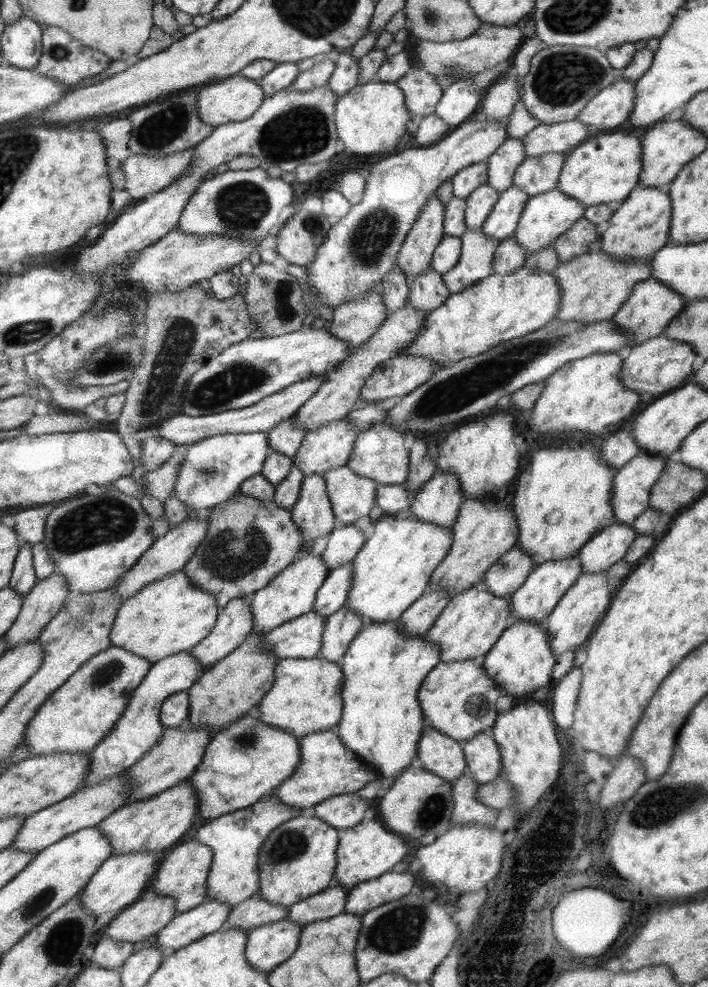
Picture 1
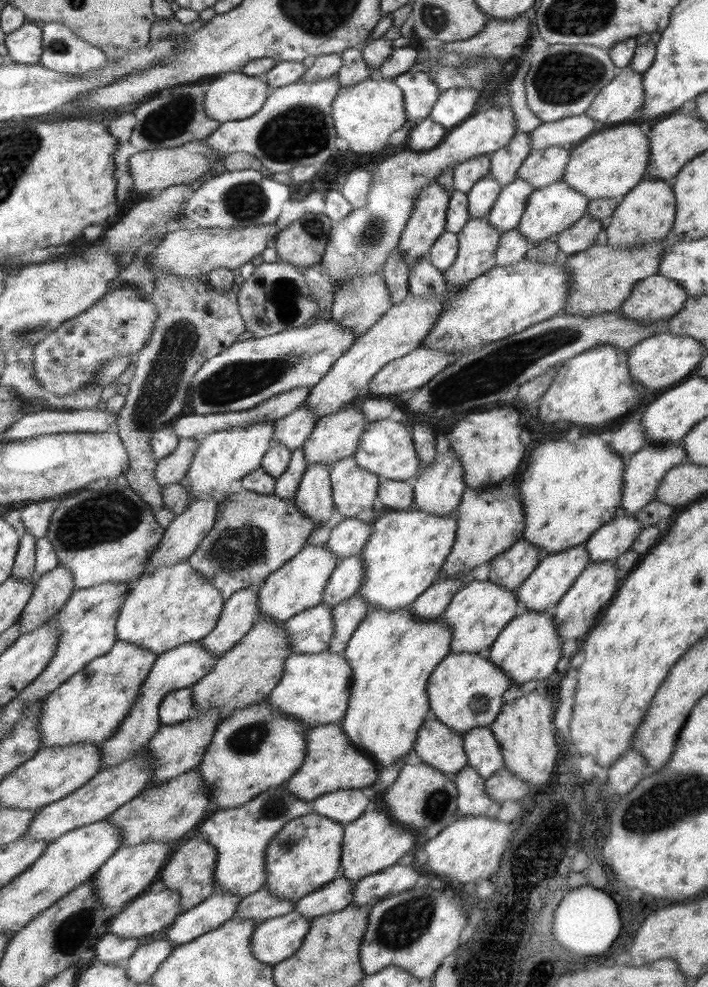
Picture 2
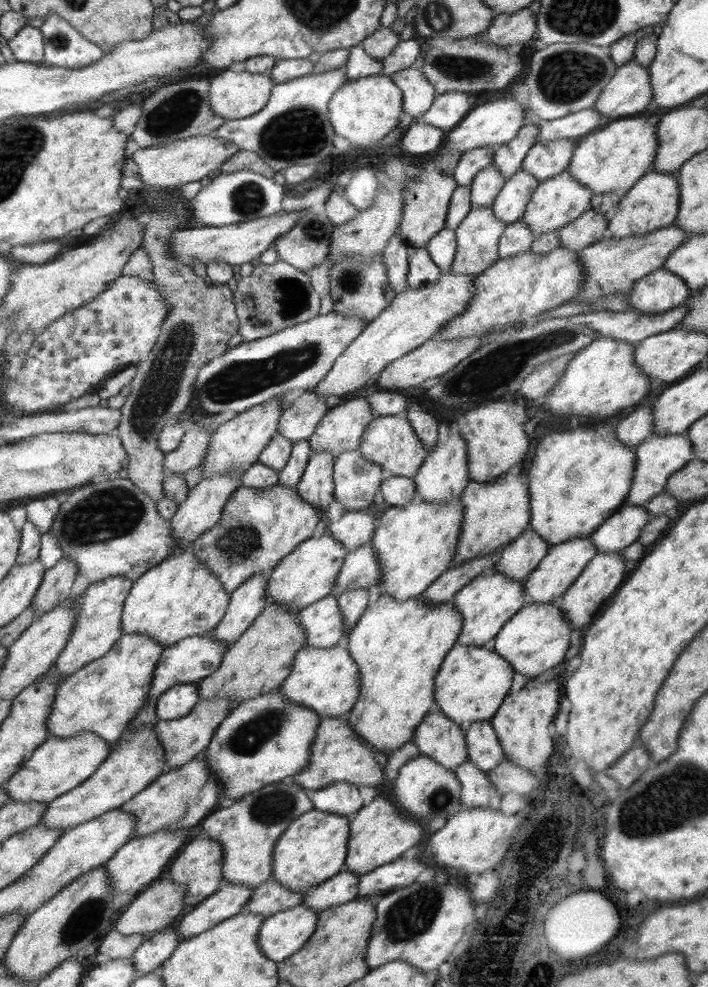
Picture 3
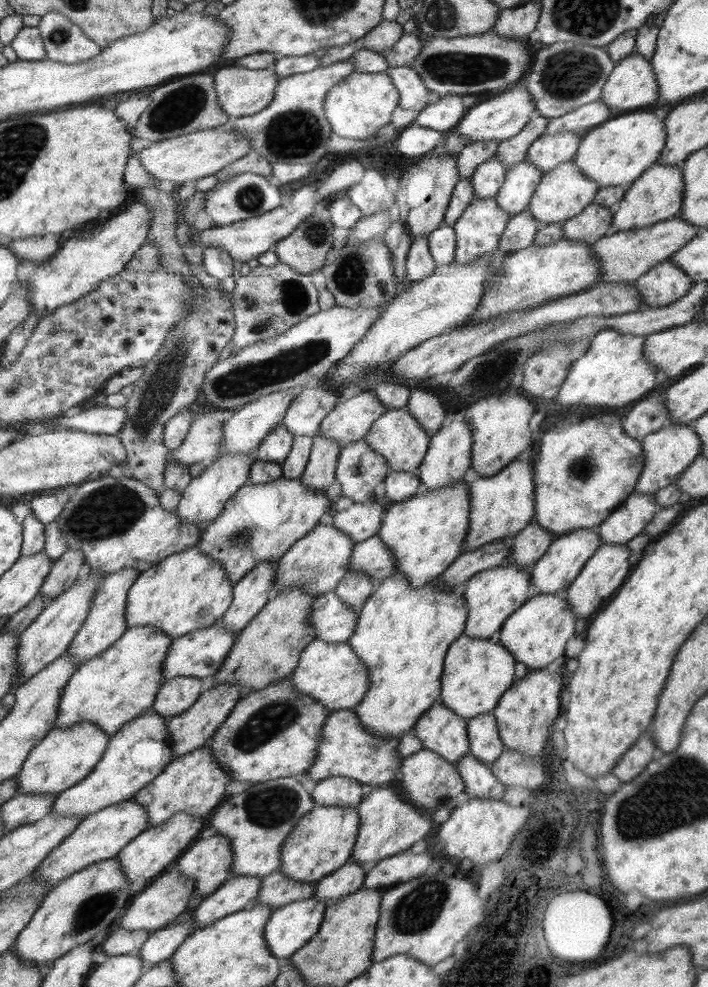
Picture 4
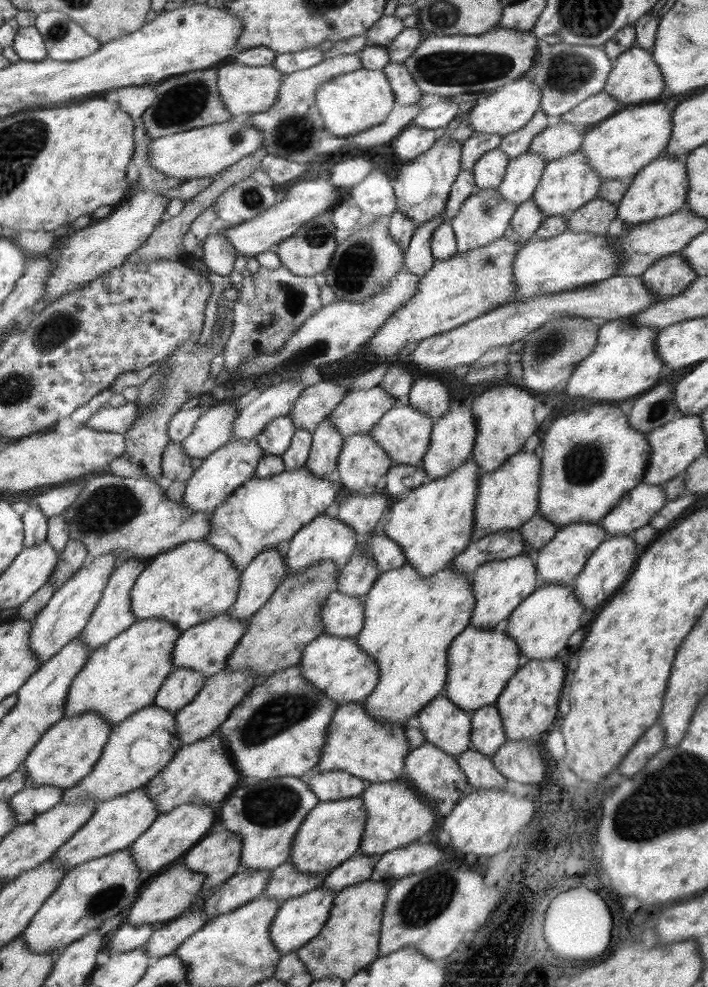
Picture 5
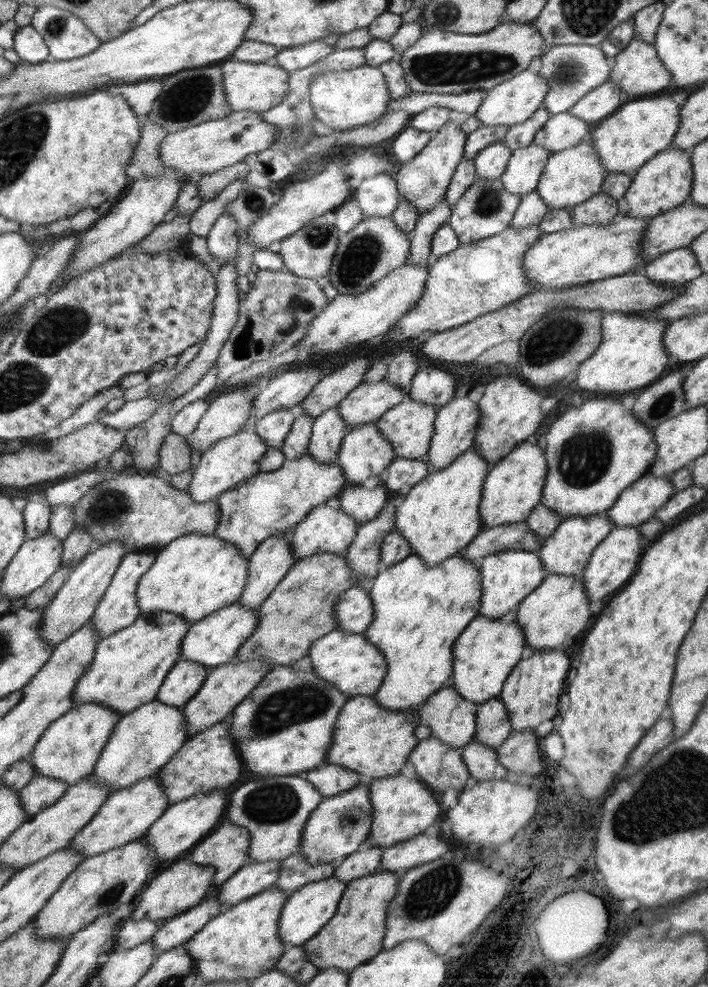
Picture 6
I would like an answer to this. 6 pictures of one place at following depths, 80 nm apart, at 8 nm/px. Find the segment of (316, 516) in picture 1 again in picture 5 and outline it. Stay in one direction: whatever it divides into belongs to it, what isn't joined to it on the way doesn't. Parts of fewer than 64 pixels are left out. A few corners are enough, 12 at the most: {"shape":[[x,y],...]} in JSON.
{"shape":[[329,421],[318,423],[305,467],[329,477],[345,438]]}

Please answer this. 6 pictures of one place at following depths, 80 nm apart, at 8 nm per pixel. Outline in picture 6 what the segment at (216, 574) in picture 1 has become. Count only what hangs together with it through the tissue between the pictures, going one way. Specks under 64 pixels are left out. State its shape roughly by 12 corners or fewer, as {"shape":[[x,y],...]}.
{"shape":[[272,446],[218,497],[212,534],[248,559],[348,485],[336,462]]}

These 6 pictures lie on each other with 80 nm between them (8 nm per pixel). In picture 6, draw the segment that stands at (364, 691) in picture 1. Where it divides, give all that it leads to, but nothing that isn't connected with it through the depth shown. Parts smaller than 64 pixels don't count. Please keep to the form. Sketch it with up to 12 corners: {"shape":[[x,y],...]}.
{"shape":[[493,526],[428,566],[411,552],[368,587],[386,659],[373,697],[413,710],[447,683],[480,612],[479,561],[544,542]]}

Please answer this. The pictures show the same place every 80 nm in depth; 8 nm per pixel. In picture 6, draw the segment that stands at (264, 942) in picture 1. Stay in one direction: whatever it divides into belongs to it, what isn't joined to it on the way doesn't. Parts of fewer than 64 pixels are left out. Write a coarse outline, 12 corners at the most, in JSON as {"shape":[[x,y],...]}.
{"shape":[[332,876],[289,895],[286,946],[303,946],[334,916],[348,882]]}

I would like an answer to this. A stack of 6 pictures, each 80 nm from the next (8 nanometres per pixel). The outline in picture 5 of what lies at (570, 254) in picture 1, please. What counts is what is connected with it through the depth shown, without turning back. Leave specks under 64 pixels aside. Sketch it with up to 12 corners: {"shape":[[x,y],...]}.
{"shape":[[603,198],[575,210],[567,230],[605,234],[617,206]]}

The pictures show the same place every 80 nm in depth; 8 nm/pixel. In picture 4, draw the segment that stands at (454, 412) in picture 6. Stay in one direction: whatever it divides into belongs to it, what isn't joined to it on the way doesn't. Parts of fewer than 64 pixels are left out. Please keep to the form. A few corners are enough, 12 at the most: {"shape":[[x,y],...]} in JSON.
{"shape":[[454,418],[431,436],[416,474],[426,488],[465,480],[472,433]]}

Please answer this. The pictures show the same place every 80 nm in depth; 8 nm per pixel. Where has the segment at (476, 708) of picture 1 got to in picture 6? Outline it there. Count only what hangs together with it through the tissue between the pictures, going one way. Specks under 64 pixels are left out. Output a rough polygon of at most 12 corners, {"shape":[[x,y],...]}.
{"shape":[[478,614],[454,641],[449,682],[485,703],[520,662],[515,620]]}

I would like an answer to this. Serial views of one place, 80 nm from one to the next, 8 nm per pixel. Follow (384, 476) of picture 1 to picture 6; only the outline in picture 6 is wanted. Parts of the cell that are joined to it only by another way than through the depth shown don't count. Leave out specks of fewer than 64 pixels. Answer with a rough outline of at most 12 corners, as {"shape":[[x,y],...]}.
{"shape":[[407,399],[376,426],[400,458],[429,451],[437,408]]}

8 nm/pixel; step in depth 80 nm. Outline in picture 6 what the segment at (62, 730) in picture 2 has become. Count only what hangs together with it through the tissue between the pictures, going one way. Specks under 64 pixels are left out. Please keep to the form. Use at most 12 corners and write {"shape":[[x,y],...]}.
{"shape":[[142,613],[100,639],[73,706],[157,700],[190,623]]}

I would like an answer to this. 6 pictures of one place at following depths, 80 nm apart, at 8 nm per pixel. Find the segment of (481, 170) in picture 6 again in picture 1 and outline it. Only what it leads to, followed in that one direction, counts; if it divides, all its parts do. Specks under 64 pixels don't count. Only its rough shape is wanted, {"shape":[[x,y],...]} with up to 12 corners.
{"shape":[[488,184],[468,198],[465,225],[481,228],[498,200]]}

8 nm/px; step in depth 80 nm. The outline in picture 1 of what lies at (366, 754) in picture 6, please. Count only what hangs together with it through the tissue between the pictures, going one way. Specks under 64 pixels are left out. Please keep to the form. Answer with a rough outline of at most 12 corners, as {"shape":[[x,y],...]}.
{"shape":[[334,729],[300,737],[275,796],[310,808],[380,776]]}

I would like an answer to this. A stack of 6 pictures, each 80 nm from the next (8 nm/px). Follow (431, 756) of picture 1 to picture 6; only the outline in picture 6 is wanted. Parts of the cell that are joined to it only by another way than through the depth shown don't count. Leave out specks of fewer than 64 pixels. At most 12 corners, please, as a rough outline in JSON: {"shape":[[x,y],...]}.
{"shape":[[451,682],[416,708],[419,724],[456,749],[472,742],[480,703]]}

